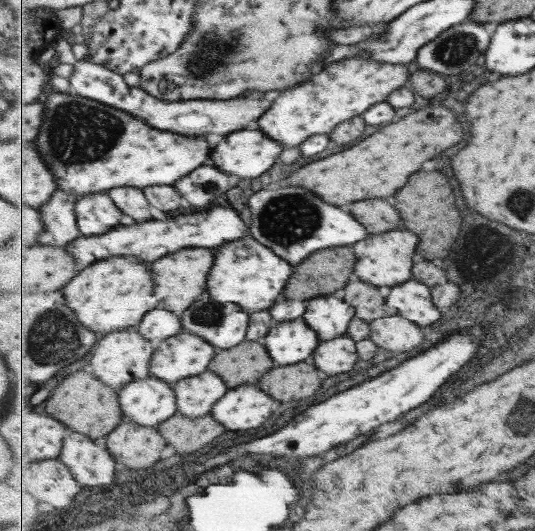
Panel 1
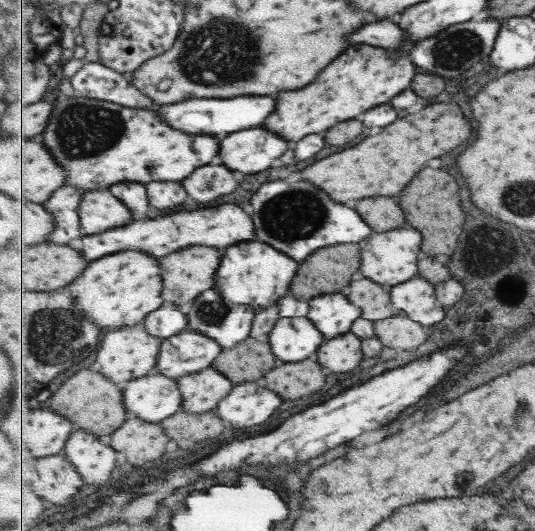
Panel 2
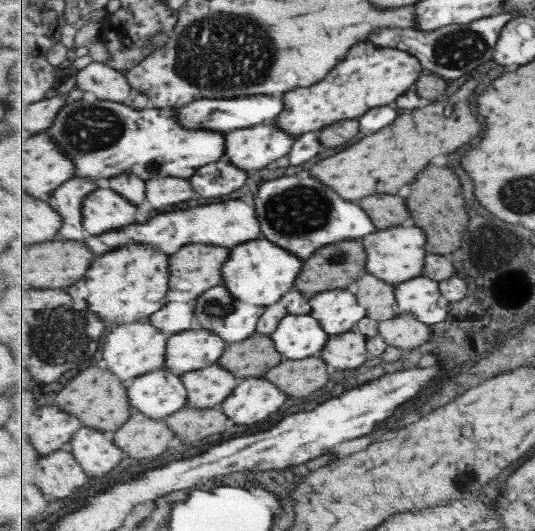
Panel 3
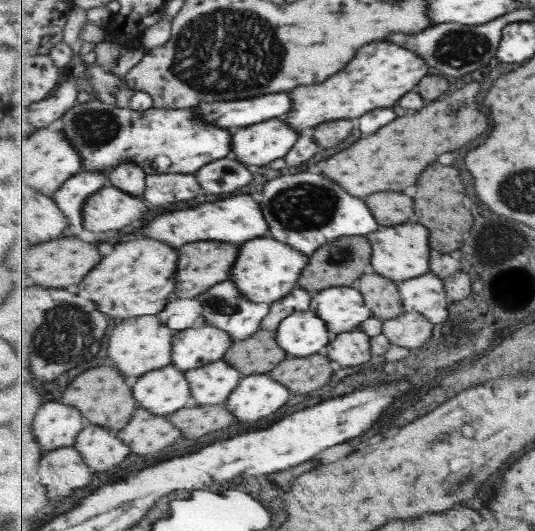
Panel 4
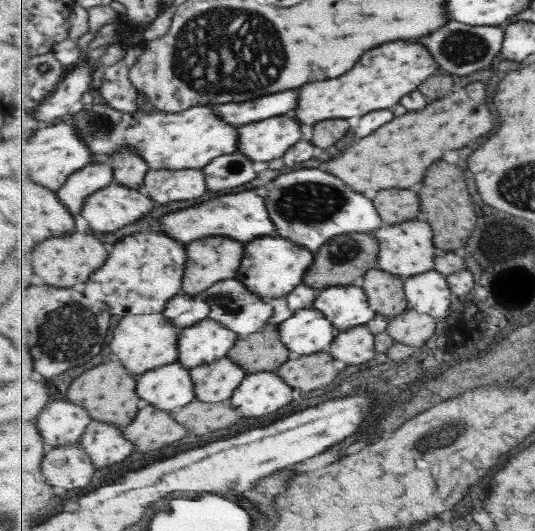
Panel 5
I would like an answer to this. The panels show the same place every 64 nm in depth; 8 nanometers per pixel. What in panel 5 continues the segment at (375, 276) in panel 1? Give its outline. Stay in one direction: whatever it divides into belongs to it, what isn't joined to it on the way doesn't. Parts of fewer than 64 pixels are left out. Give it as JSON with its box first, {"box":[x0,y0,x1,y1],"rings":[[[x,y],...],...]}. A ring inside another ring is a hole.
{"box":[371,217,438,279],"rings":[[[419,217],[395,225],[385,225],[372,231],[371,233],[381,242],[378,268],[403,279],[433,271],[438,250],[434,243],[433,226],[434,224],[429,223],[424,217]]]}

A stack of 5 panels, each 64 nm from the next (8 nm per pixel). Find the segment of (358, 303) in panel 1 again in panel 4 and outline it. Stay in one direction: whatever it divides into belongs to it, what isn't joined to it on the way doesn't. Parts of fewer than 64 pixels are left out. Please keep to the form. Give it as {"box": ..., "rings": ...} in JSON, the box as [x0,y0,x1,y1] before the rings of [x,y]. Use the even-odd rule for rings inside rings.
{"box":[359,271,405,321],"rings":[[[378,271],[360,278],[359,290],[375,318],[388,321],[405,312],[399,281],[385,278]]]}

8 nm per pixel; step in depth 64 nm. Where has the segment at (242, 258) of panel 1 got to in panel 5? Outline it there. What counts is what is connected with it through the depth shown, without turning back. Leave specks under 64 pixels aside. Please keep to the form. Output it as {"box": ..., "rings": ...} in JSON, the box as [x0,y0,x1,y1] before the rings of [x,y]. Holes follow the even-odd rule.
{"box":[236,235,315,302],"rings":[[[267,235],[245,245],[246,252],[236,278],[242,279],[250,290],[268,302],[293,293],[304,282],[315,260],[315,252],[299,246],[289,238],[283,238],[282,235]]]}

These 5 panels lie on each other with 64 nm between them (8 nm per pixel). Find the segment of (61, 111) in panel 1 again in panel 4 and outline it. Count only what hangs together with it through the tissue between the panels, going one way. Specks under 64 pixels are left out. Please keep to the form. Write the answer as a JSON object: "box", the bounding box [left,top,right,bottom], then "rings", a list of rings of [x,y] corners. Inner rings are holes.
{"box":[58,97,233,174],"rings":[[[96,97],[94,101],[78,103],[72,106],[58,123],[66,131],[67,138],[82,154],[85,171],[111,172],[121,163],[135,163],[143,167],[149,174],[194,174],[201,171],[211,162],[225,158],[233,150],[233,130],[218,126],[217,123],[207,124],[192,109],[158,109],[151,107],[144,111],[121,108],[117,103]]]}

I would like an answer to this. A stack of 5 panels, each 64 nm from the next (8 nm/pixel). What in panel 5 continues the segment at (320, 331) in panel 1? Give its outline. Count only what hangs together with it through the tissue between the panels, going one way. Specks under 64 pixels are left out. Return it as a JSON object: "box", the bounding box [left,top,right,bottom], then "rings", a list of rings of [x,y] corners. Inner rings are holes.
{"box":[313,285,377,332],"rings":[[[339,285],[322,289],[318,292],[313,307],[323,311],[334,322],[338,332],[366,325],[377,315],[370,307],[369,295],[362,286]]]}

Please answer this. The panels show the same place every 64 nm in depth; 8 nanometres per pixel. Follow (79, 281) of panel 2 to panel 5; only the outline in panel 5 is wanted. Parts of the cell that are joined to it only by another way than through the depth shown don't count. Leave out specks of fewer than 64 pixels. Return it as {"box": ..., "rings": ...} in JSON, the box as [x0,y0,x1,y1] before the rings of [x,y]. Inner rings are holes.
{"box":[83,230,189,316],"rings":[[[165,230],[127,236],[115,244],[107,266],[95,270],[83,284],[85,296],[104,302],[115,316],[164,312],[171,298],[182,292],[189,258],[186,246],[187,243],[179,242]]]}

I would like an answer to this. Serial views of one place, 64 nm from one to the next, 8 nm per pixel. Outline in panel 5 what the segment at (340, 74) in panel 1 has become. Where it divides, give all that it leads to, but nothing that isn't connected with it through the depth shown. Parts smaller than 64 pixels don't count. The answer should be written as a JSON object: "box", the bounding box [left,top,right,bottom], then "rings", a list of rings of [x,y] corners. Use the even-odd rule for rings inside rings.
{"box":[293,40,442,125],"rings":[[[398,40],[376,46],[365,53],[363,62],[351,70],[351,74],[343,74],[333,80],[325,82],[311,82],[301,88],[299,104],[293,113],[299,122],[315,125],[321,120],[329,118],[353,118],[353,116],[365,116],[373,110],[385,110],[399,104],[403,96],[417,90],[429,77],[442,72],[428,48],[423,48],[421,42]]]}

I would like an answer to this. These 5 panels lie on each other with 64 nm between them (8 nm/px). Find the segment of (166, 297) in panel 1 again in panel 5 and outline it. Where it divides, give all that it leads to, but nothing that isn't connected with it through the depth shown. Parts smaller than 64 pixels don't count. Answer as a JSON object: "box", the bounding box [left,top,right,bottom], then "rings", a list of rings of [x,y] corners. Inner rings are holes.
{"box":[181,236,246,296],"rings":[[[210,236],[188,243],[186,249],[189,252],[189,258],[181,293],[197,296],[211,286],[217,285],[218,282],[236,278],[242,266],[246,245],[226,236]]]}

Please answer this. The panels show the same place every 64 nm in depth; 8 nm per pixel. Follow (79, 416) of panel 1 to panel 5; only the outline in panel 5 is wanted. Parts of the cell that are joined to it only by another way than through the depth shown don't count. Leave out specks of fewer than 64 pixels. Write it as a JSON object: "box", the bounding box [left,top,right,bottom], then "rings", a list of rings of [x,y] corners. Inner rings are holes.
{"box":[65,358,142,427],"rings":[[[111,358],[110,362],[111,364],[101,364],[81,374],[73,386],[68,388],[65,398],[79,406],[85,406],[94,420],[115,424],[115,427],[127,427],[140,412],[139,402],[142,398],[138,395],[138,376],[131,374],[116,358]]]}

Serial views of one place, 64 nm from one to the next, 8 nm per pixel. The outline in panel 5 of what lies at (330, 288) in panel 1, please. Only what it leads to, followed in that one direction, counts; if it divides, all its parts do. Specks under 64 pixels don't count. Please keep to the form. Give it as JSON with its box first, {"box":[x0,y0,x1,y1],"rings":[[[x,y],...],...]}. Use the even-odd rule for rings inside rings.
{"box":[304,233,381,290],"rings":[[[372,233],[342,234],[326,242],[315,254],[314,264],[310,266],[304,283],[322,290],[332,286],[351,285],[359,276],[365,276],[371,269],[378,268],[381,242]]]}

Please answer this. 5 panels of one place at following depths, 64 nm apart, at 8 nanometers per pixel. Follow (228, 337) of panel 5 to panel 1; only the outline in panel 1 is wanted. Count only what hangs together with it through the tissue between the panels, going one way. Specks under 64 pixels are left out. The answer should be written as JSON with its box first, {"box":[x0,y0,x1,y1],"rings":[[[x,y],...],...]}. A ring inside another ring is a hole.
{"box":[150,331,218,386],"rings":[[[184,331],[158,342],[156,345],[154,360],[150,364],[150,374],[162,378],[165,382],[169,382],[171,386],[184,378],[199,376],[208,371],[218,352],[218,349],[207,342],[205,338]]]}

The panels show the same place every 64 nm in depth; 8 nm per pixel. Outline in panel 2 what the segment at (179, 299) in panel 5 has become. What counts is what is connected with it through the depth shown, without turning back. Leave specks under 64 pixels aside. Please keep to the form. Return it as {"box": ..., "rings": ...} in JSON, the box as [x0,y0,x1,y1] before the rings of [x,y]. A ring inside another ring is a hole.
{"box":[143,303,189,339],"rings":[[[167,303],[154,313],[149,313],[143,324],[151,334],[160,338],[166,339],[175,336],[189,328],[186,308],[183,305]]]}

